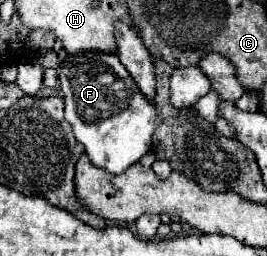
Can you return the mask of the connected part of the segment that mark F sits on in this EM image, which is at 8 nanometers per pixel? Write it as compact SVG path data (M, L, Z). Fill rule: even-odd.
M95 51L67 55L59 67L59 83L65 99L65 119L75 139L85 145L85 153L95 167L109 173L123 173L151 151L151 137L159 115L155 105L145 101L141 91L137 91L133 77L117 55Z

